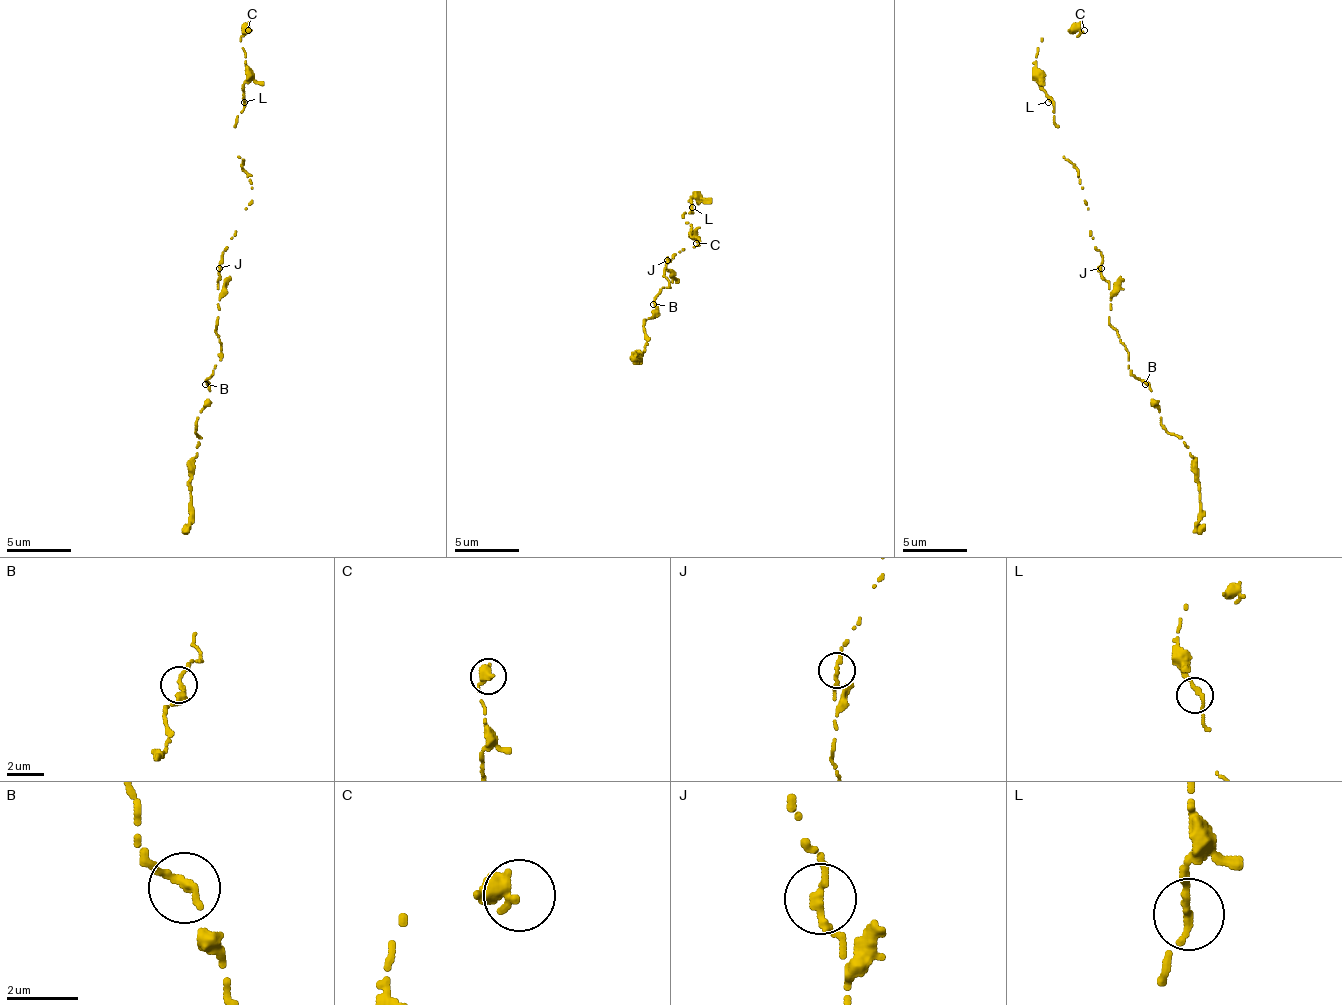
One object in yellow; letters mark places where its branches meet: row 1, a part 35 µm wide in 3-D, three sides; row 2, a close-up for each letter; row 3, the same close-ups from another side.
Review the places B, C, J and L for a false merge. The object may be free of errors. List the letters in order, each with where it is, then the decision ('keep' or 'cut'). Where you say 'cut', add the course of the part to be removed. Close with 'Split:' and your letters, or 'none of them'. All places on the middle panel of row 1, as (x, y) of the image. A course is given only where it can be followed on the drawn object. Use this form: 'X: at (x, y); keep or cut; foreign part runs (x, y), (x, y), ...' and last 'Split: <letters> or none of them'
B: at (653, 304); keep
C: at (696, 243); keep
J: at (667, 260); keep
L: at (692, 207); keep
Split: none of them

